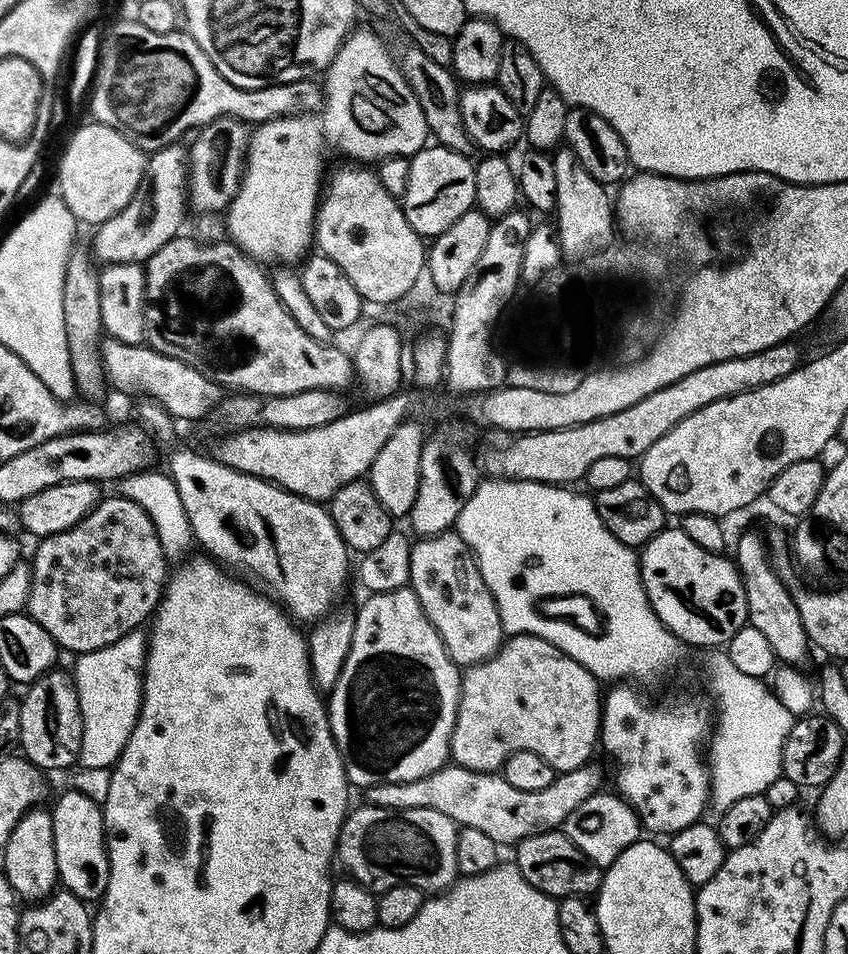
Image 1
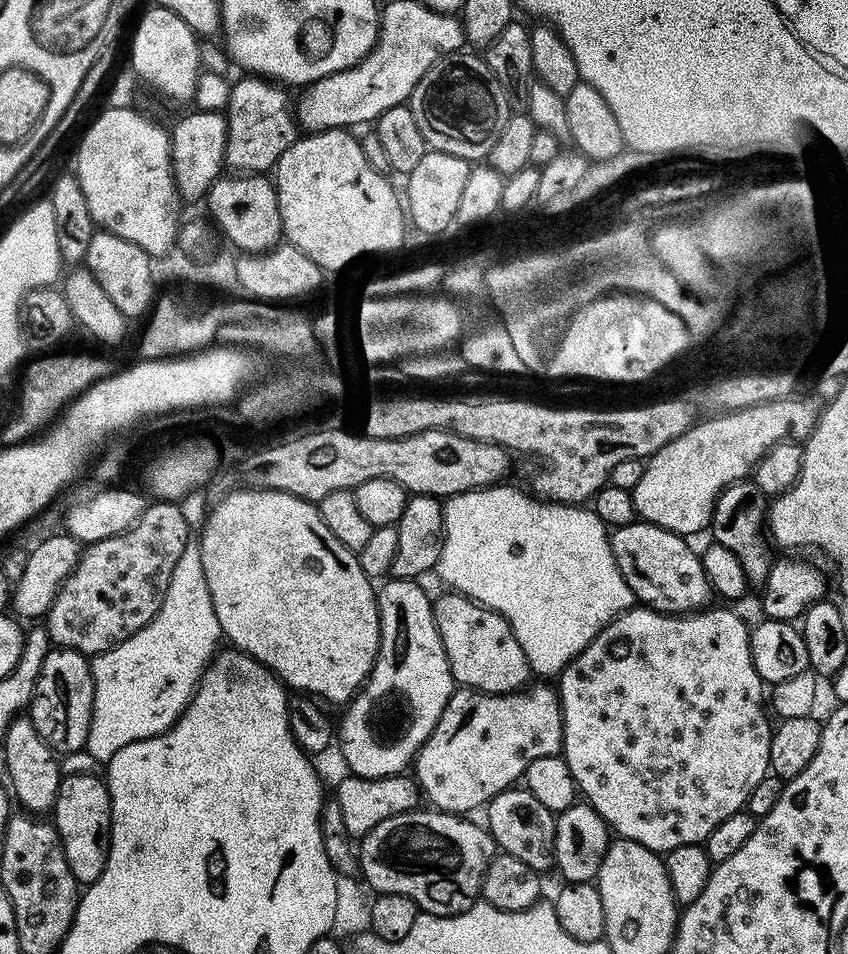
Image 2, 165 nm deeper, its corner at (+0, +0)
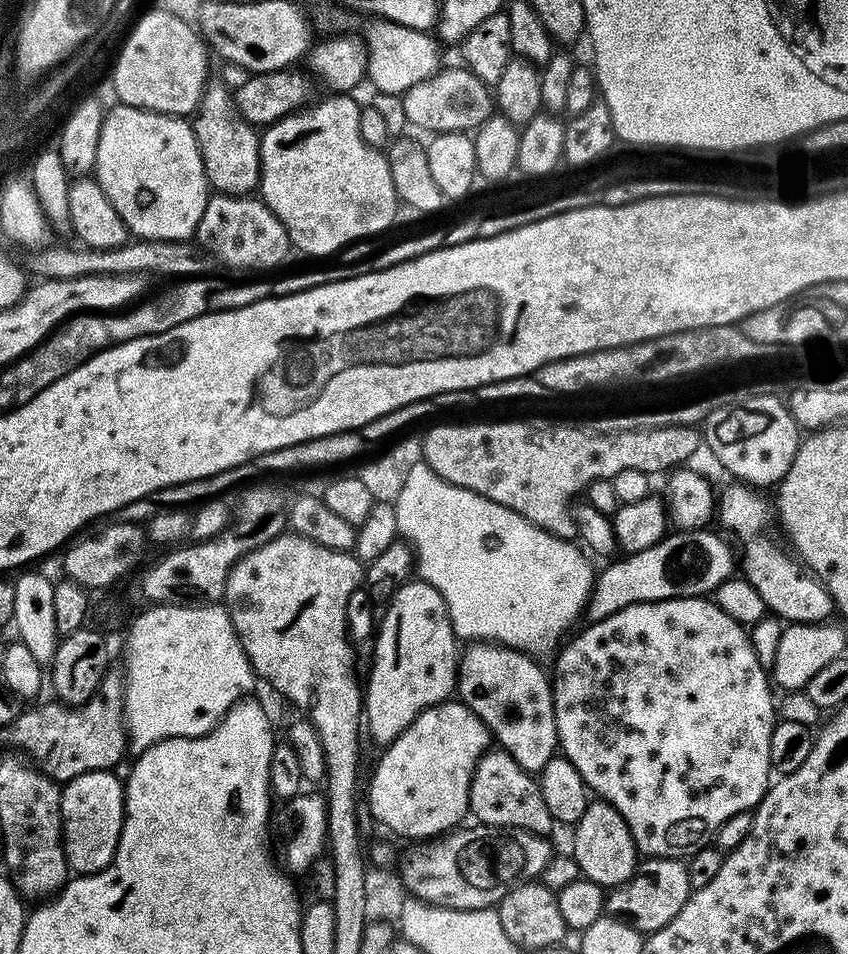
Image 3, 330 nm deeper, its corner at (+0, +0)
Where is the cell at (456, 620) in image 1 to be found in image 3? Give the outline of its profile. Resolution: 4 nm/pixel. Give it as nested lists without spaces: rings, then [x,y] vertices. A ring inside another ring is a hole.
[[[478,640],[467,645],[458,660],[455,691],[459,699],[488,727],[503,751],[508,752],[520,766],[536,774],[549,758],[557,755],[556,719],[552,701],[552,682],[535,664],[531,655],[506,644]]]

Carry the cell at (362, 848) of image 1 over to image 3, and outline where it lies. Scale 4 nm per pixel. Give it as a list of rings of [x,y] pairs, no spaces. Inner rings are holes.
[[[492,826],[464,827],[457,827],[431,842],[412,846],[400,864],[400,877],[398,874],[399,883],[405,893],[411,894],[415,899],[429,906],[453,908],[459,912],[467,910],[475,914],[499,905],[500,899],[508,893],[509,888],[517,888],[519,884],[527,884],[543,877],[546,866],[552,861],[554,849],[547,844],[549,841],[543,836],[536,836],[533,832],[523,832],[521,828],[513,828],[501,834]]]

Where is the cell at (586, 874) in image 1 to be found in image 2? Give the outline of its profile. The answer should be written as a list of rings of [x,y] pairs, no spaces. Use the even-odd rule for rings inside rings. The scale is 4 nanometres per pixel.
[[[513,786],[498,793],[493,800],[488,801],[487,812],[486,827],[493,840],[496,841],[497,849],[500,852],[505,852],[526,862],[526,866],[530,866],[530,870],[541,874],[547,873],[547,868],[551,869],[555,865],[556,816],[550,810],[546,810],[546,806],[542,806],[542,802],[538,802],[538,798],[534,798],[534,794],[530,794],[527,788]]]

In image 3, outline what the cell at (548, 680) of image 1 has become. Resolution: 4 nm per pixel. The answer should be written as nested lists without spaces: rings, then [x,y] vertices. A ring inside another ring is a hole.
[[[449,698],[443,704],[435,704],[422,710],[422,714],[418,714],[418,718],[410,722],[407,730],[381,751],[384,753],[381,754],[380,761],[372,772],[372,781],[368,784],[368,808],[372,811],[373,818],[384,828],[389,828],[400,836],[409,836],[412,842],[439,838],[455,829],[463,821],[460,819],[469,815],[468,799],[472,775],[489,748],[488,727],[464,703]]]

